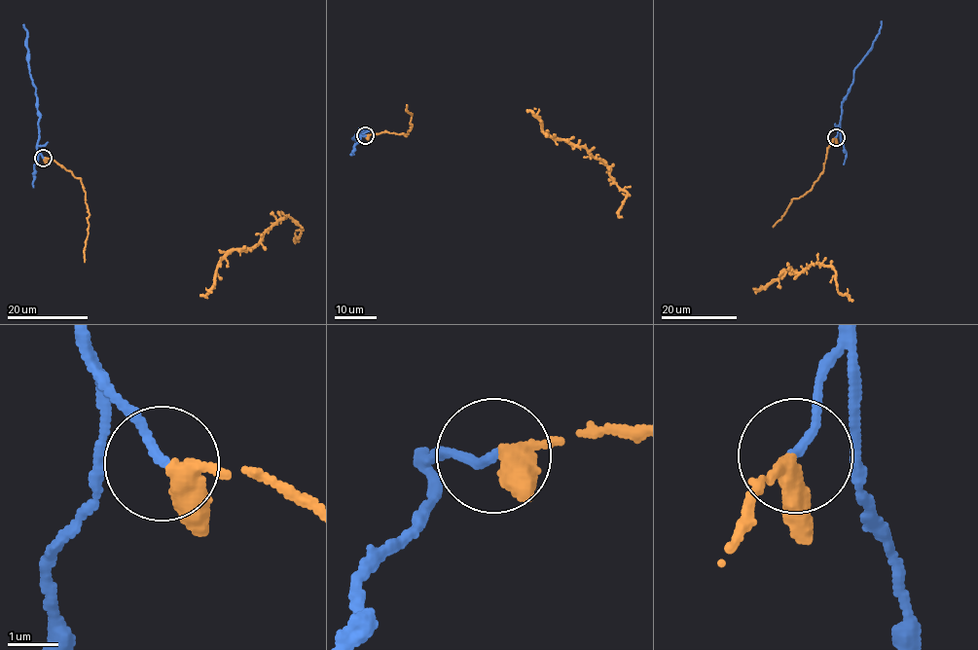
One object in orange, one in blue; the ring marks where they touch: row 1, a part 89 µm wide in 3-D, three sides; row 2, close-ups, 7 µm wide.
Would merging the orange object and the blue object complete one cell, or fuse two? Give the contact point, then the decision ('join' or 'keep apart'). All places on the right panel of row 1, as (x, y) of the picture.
at (836, 137); keep apart

